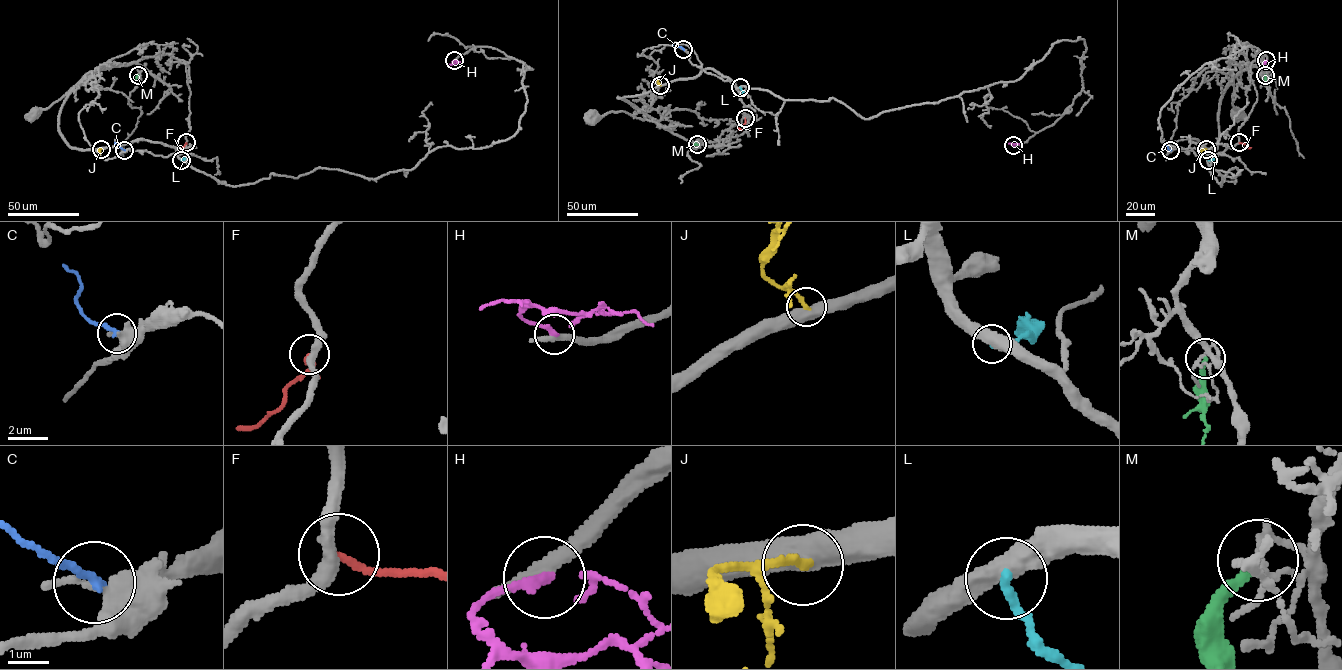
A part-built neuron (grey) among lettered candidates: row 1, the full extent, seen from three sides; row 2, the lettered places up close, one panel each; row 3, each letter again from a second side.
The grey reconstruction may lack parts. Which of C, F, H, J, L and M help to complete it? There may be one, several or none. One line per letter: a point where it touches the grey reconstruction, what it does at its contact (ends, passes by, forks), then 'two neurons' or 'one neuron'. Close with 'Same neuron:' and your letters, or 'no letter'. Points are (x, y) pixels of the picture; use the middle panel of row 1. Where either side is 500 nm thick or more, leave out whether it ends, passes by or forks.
C: contact (683, 49); it ends; two neurons
F: contact (745, 118); it ends; two neurons
H: contact (1013, 145); it ends; two neurons
J: contact (660, 85); two neurons
L: contact (740, 87); two neurons
M: contact (697, 144); it ends; two neurons
Same neuron: no letter

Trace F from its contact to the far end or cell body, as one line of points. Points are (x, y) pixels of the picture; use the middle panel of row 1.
F: (745, 118), (741, 130)

